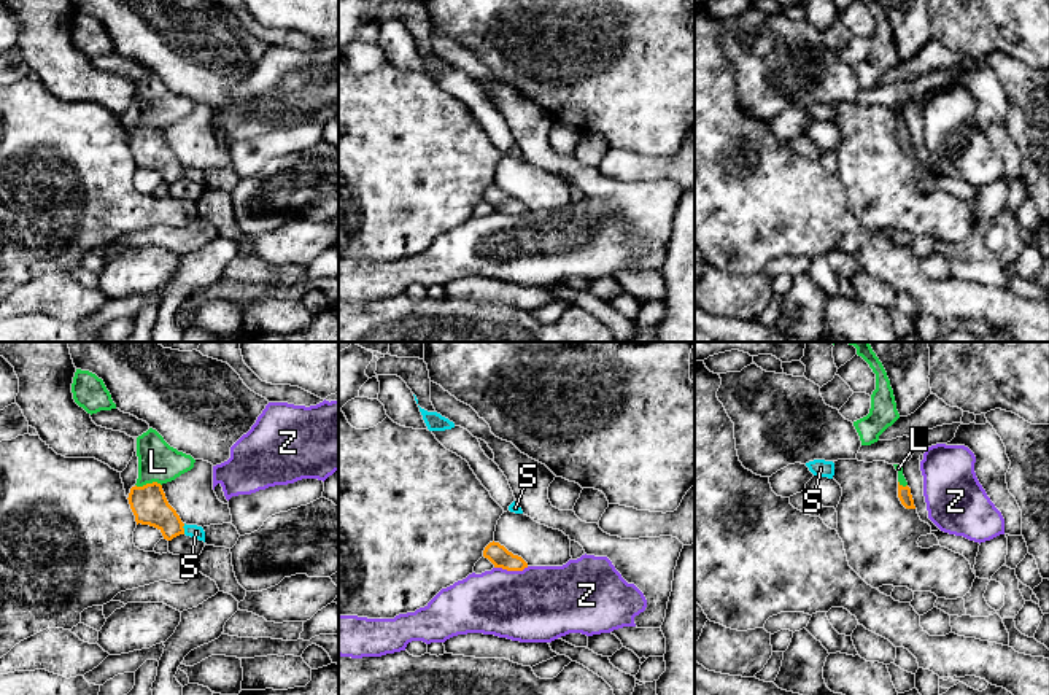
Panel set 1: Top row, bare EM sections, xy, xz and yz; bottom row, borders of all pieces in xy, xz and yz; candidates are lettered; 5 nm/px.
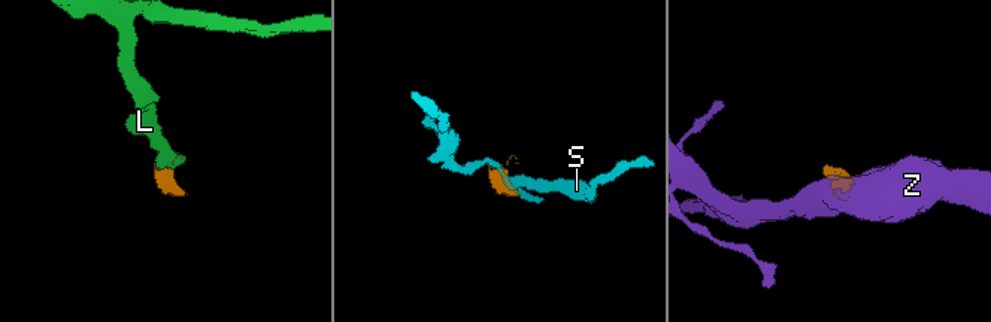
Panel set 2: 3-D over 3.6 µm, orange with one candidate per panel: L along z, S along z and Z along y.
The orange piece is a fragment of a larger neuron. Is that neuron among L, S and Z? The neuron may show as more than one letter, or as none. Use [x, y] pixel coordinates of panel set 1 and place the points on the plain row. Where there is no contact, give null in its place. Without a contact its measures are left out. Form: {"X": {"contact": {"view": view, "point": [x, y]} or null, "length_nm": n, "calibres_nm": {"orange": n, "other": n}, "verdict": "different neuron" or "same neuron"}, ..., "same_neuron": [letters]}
{"L": {"contact": {"view": "xy", "point": [148, 128]}, "length_nm": 140, "calibres_nm": {"orange": 190, "other": 200}, "verdict": "same neuron"}, "S": {"contact": {"view": "xy", "point": [183, 172]}, "length_nm": 60, "calibres_nm": {"orange": 190, "other": 70}, "verdict": "different neuron"}, "Z": {"contact": {"view": "xz", "point": [510, 213]}, "length_nm": 180, "calibres_nm": {"orange": 100, "other": 380}, "verdict": "different neuron"}, "same_neuron": ["L"]}

